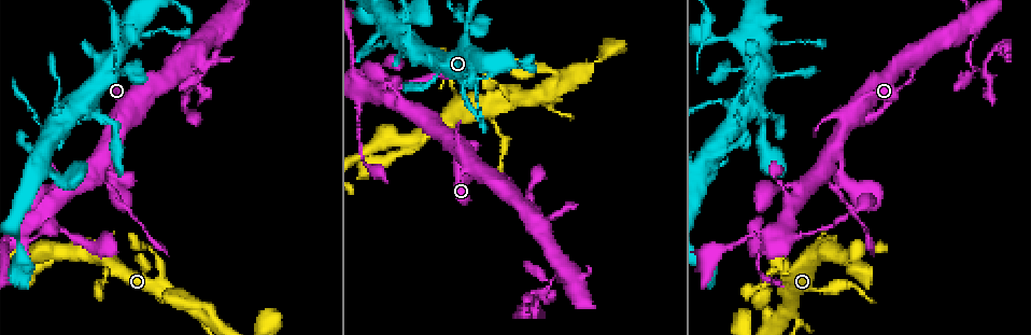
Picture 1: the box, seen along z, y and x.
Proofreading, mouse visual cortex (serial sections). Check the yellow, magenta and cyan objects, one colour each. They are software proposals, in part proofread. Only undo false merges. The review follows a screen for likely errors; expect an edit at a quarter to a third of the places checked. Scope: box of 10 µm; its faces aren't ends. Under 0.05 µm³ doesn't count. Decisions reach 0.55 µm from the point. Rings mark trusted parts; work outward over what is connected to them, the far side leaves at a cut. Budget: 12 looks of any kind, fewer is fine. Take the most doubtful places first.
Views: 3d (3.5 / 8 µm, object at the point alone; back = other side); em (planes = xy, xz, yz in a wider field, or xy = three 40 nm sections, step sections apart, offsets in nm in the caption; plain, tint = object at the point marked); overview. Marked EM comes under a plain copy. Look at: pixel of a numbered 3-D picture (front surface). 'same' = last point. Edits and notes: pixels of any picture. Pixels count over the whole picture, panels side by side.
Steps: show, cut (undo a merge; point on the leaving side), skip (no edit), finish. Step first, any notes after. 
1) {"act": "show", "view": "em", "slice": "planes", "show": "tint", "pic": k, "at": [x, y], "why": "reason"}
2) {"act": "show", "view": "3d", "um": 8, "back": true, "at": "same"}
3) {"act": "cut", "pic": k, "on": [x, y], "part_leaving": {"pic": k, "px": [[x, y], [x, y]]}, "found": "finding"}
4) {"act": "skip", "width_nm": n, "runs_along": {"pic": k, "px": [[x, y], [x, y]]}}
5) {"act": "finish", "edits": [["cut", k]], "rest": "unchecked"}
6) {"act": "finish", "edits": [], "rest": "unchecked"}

{"act": "show", "view": "3d", "um": 8, "pic": 1, "at": [764, 282]}

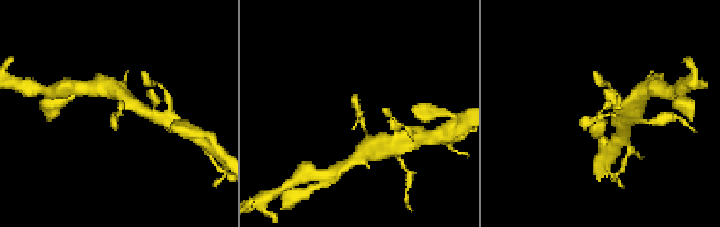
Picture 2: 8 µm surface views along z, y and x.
{"act": "show", "view": "em", "slice": "planes", "show": "tint", "at": "same", "why": "shape alone is not enough"}

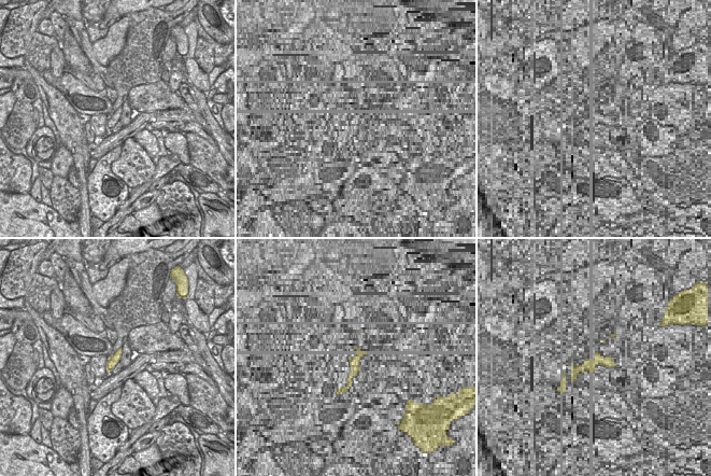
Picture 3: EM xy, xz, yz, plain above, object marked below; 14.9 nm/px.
{"act": "cut", "pic": 2, "on": [586, 122], "found": "two cells meet here"}

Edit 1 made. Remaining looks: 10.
{"act": "show", "view": "overview", "why": "see it whole again"}

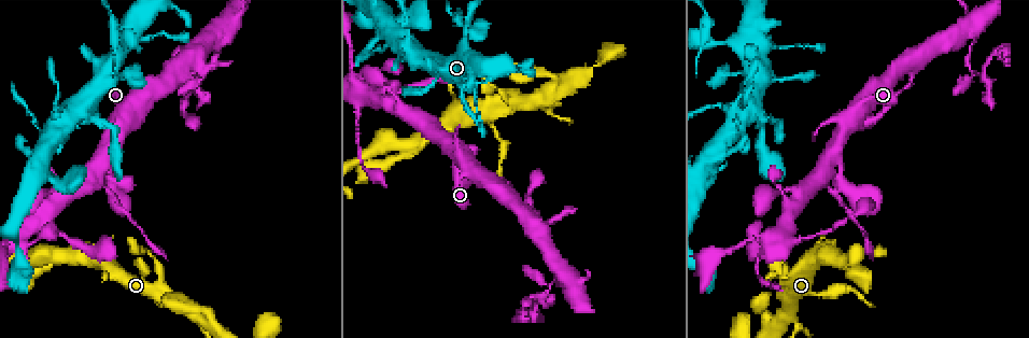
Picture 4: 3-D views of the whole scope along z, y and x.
{"act": "show", "view": "3d", "um": 3.5, "back": true, "pic": 4, "at": [467, 18], "why": "thin neck"}

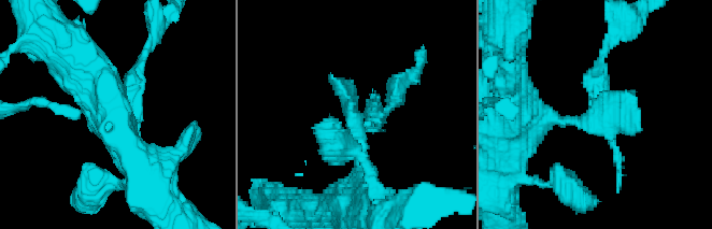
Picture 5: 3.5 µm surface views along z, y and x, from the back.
{"act": "cut", "pic": 5, "on": [617, 155], "part_leaving": {"pic": 5, "px": [[133, 103], [137, 67], [156, 34]]}, "found": "two cells meet here"}

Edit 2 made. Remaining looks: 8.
{"act": "show", "view": "overview"}

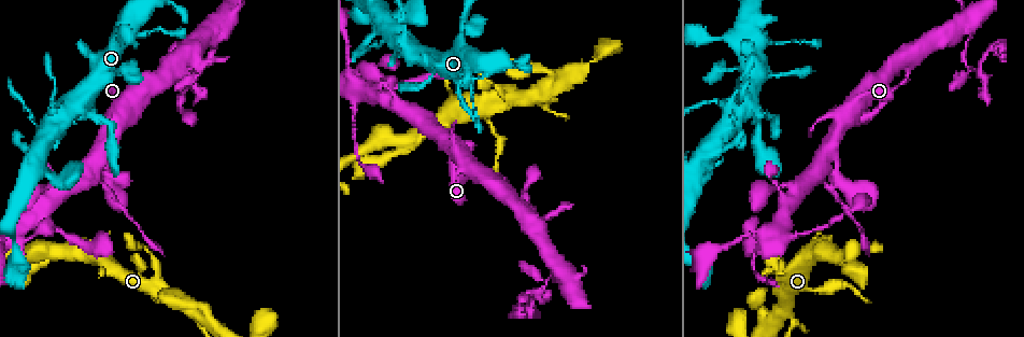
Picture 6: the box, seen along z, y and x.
{"act": "show", "view": "3d", "um": 3.5, "pic": 6, "at": [729, 107], "why": "small branch off a trunk"}

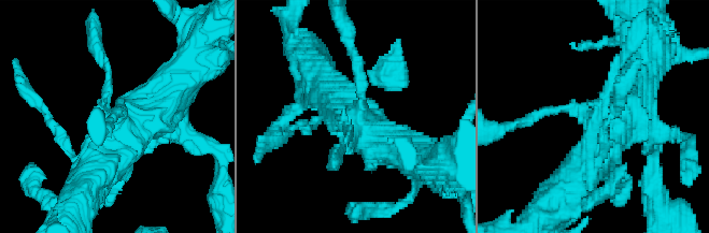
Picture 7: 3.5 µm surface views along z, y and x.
{"act": "show", "view": "em", "slice": "xy", "step": 3, "show": "tint", "pic": 7, "at": [119, 119], "why": "shape alone is not enough"}

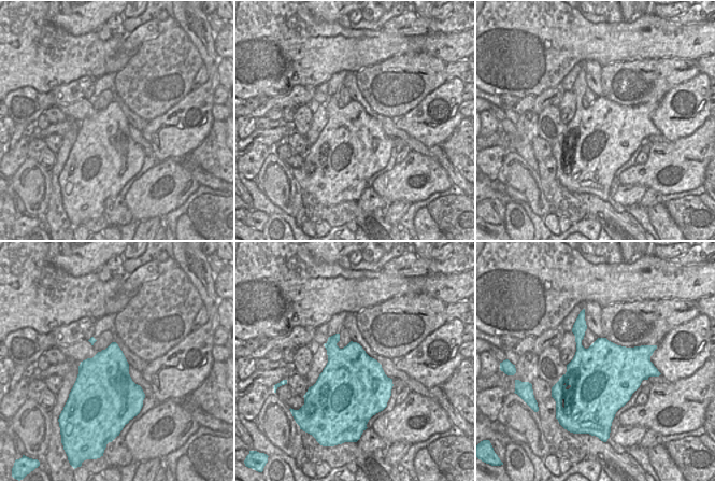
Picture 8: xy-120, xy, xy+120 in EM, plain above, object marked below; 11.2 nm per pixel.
{"act": "skip", "runs_along": {"pic": 7, "px": [[174, 90], [117, 143], [85, 186]]}, "found": "one cell here"}

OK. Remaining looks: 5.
{"act": "show", "view": "3d", "um": 3.5, "pic": 6, "at": [527, 218], "why": "thin arm on a thick one"}

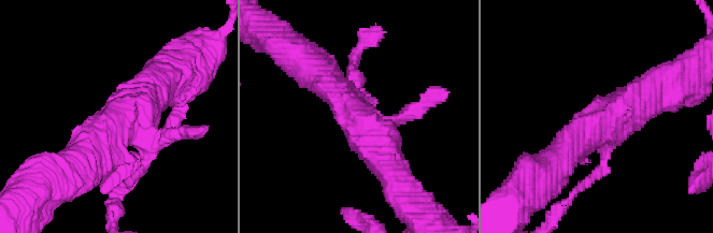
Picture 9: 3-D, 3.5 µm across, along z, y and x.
{"act": "show", "view": "em", "slice": "xy", "step": 2, "show": "tint", "pic": 9, "at": [364, 123]}

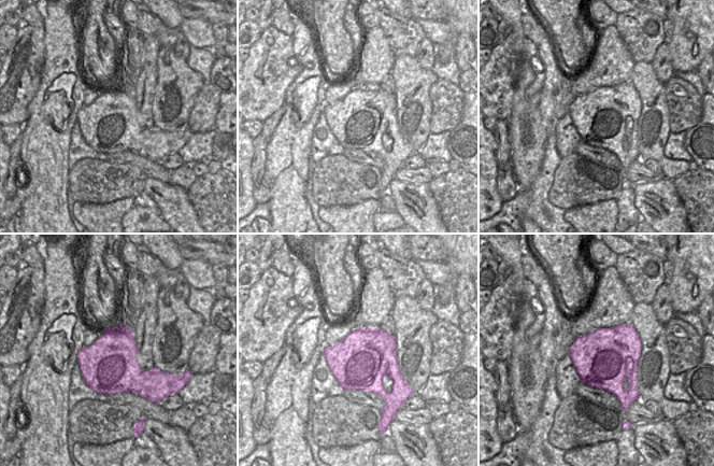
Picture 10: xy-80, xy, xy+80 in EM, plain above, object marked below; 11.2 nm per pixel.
{"act": "skip", "found": "continuous, no second cell"}

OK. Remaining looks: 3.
{"act": "show", "view": "3d", "um": 3.5, "pic": 6, "at": [968, 70], "why": "a fork"}

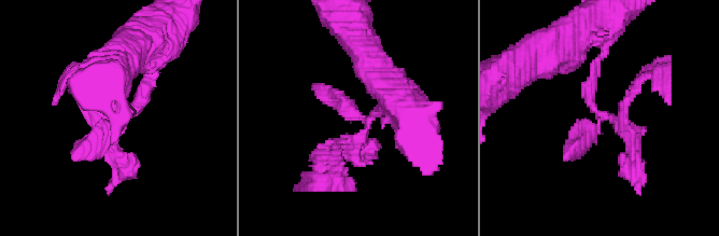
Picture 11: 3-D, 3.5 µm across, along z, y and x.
{"act": "show", "view": "em", "slice": "xy", "step": 2, "show": "tint", "pic": 11, "at": [602, 116], "why": "shape alone is not enough"}

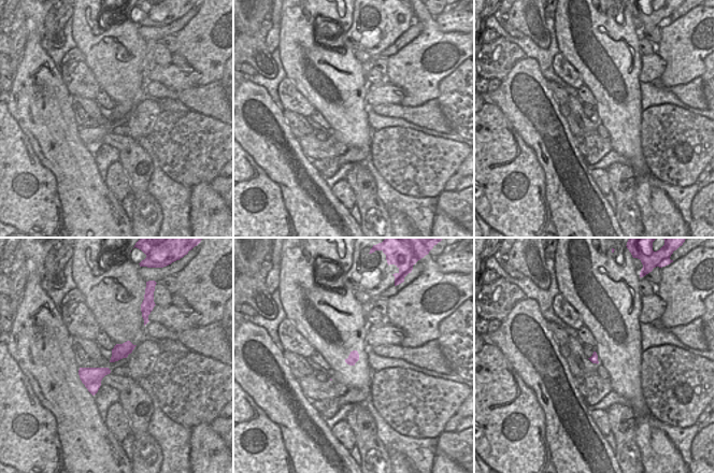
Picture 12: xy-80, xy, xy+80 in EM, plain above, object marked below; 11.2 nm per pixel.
{"act": "skip", "runs_along": {"pic": 11, "px": [[158, 58], [139, 105], [102, 127], [116, 157]]}, "found": "all the same cell"}

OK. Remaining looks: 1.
{"act": "finish", "edits": [["cut", 2], ["cut", 5]], "rest": "unchecked"}

